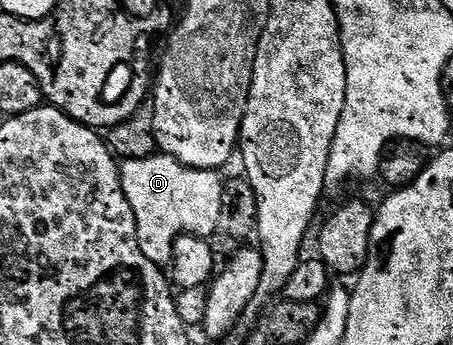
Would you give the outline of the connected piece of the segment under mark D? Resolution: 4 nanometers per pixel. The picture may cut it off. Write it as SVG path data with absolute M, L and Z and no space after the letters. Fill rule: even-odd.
M164 153L146 159L126 159L120 169L125 196L135 213L139 249L143 249L147 261L158 265L172 264L173 246L180 235L216 235L225 188L217 171L188 167Z

